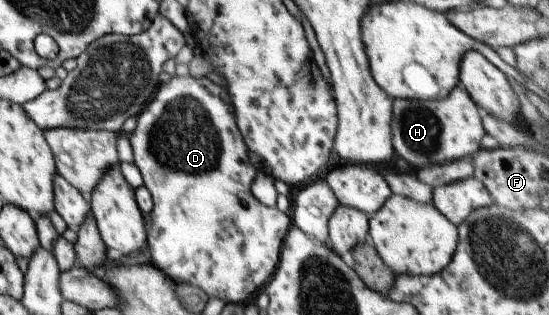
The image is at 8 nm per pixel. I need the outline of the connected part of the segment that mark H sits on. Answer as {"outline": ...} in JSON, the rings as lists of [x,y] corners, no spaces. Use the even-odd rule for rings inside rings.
{"outline":[[[458,86],[447,97],[438,100],[392,99],[393,135],[395,153],[403,157],[413,171],[471,158],[481,149],[481,138],[486,134],[478,105],[467,91]]]}

